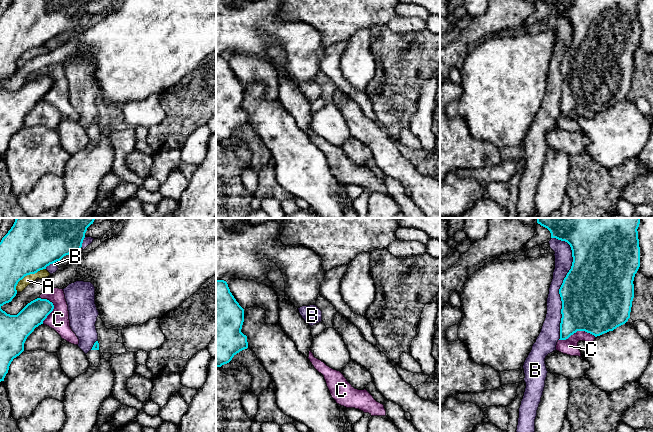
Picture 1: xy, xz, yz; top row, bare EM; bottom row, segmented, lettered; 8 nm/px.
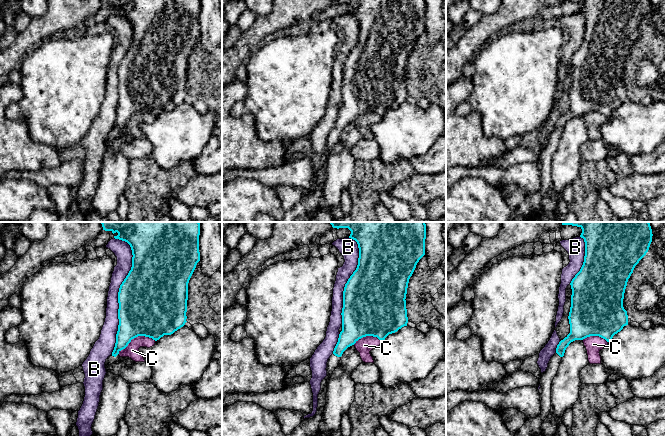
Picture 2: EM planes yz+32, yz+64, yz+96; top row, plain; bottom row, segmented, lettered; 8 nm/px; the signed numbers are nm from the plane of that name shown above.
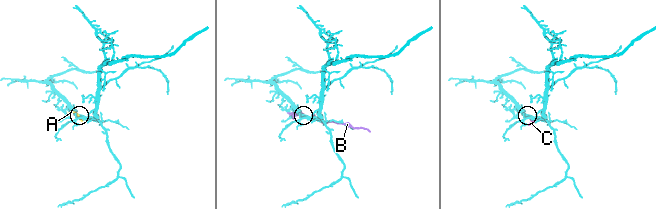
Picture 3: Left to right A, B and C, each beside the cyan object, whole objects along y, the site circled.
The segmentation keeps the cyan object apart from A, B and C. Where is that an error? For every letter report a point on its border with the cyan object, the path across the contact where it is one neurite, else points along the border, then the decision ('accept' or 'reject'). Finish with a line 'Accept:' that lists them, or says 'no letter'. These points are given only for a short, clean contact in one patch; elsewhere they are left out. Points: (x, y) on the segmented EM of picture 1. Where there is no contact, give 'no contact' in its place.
A: xy (27, 274) | reject
B: yz (562, 283) | reject
C: yz (577, 330) | reject
Accept: no letter

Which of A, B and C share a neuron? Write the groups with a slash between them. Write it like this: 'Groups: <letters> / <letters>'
Groups: A C / B

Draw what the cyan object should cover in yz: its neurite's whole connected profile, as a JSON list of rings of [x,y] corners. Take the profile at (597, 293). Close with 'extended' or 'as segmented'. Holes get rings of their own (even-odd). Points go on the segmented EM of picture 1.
[[[537,218],[537,223],[550,231],[551,238],[556,238],[558,240],[567,242],[572,250],[572,266],[559,289],[559,294],[562,301],[562,318],[560,323],[559,340],[566,340],[577,331],[585,331],[597,337],[609,331],[613,331],[617,327],[625,324],[630,318],[632,301],[634,298],[633,281],[635,274],[640,267],[640,247],[637,231],[640,224],[640,218]]]; as segmented

